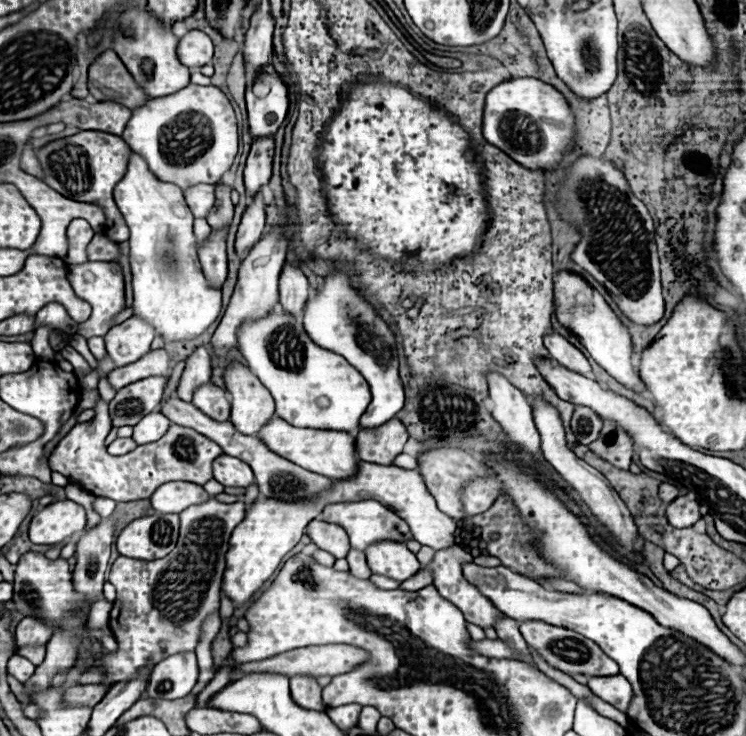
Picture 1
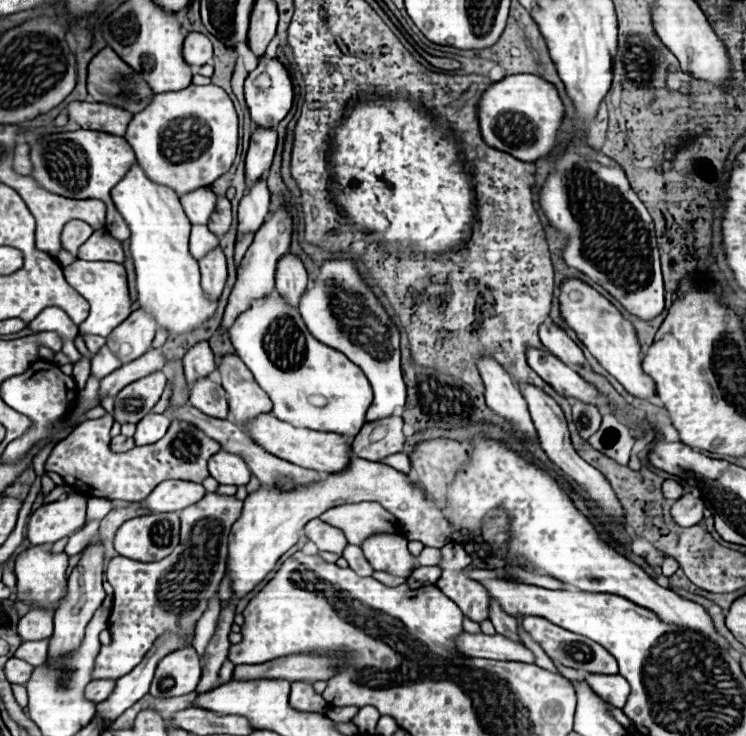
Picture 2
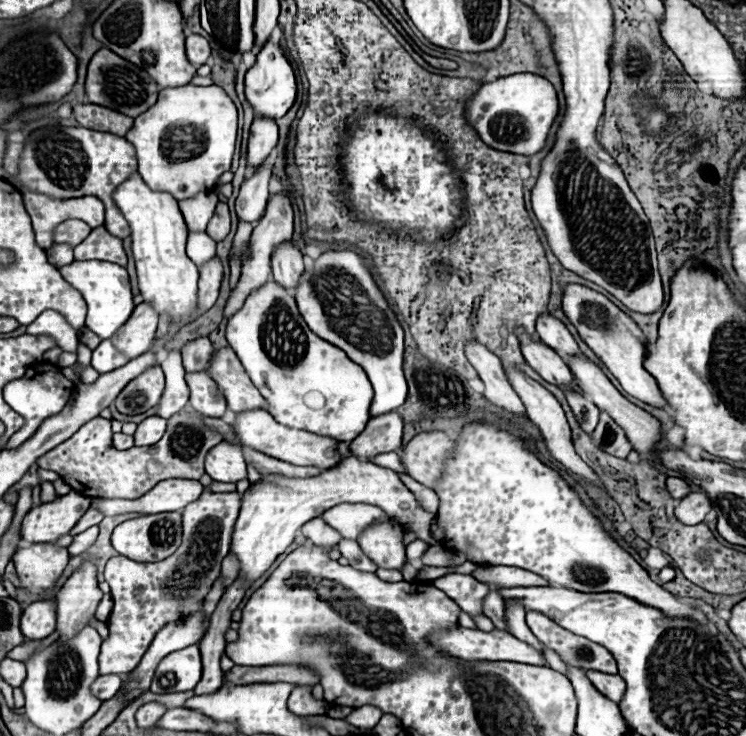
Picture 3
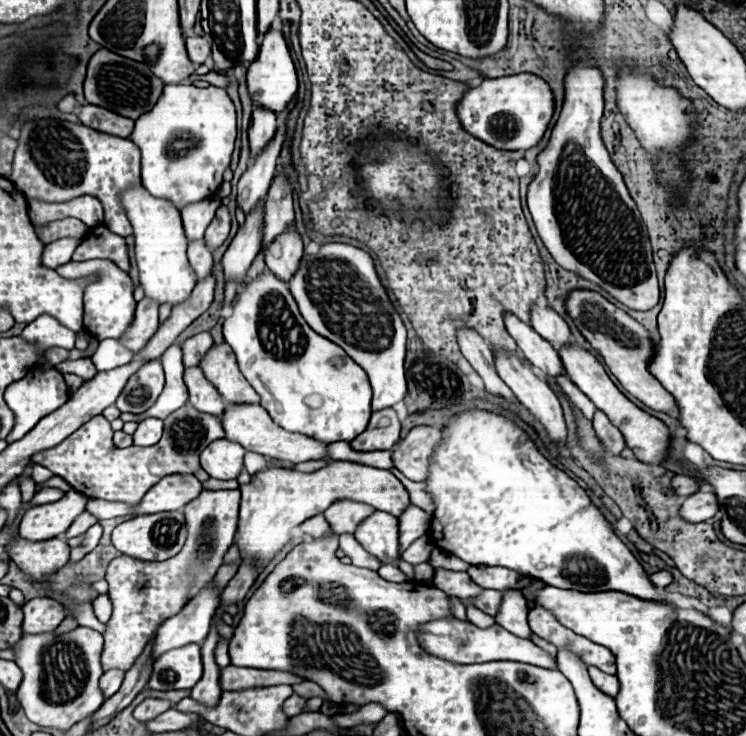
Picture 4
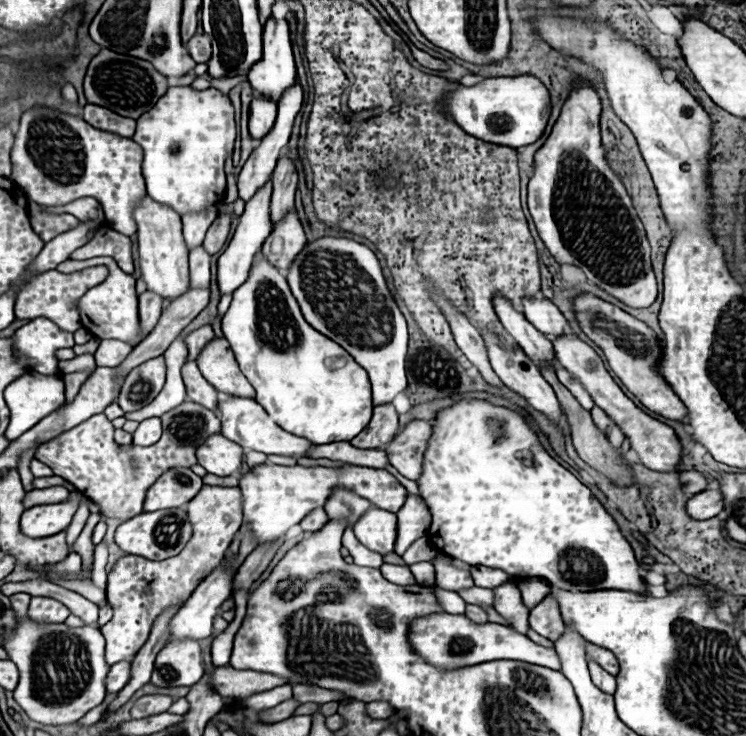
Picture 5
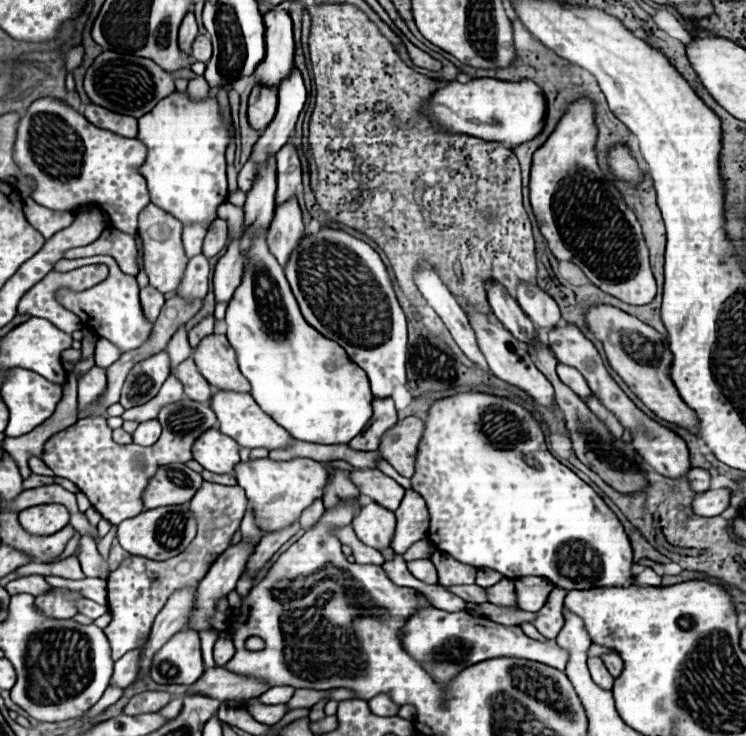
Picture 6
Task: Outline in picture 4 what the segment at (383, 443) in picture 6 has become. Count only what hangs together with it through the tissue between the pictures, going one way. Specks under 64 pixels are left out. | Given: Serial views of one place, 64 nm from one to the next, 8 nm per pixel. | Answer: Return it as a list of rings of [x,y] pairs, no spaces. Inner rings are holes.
[[[414,426],[406,438],[392,448],[394,466],[410,480],[424,482],[428,476],[430,456],[440,442],[442,432],[436,426]]]

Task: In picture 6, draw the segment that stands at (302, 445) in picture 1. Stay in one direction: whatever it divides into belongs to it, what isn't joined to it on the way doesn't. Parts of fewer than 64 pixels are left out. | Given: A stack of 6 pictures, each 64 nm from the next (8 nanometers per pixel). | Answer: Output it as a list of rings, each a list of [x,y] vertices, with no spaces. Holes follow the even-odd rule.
[[[216,390],[212,394],[210,408],[214,410],[214,414],[218,418],[220,432],[234,438],[240,446],[276,450],[276,448],[286,448],[292,440],[286,430],[282,430],[278,424],[274,424],[274,420],[270,420],[270,416],[266,416],[266,412],[262,412],[258,408],[258,404],[254,404],[254,398],[250,394],[234,392],[234,390]]]

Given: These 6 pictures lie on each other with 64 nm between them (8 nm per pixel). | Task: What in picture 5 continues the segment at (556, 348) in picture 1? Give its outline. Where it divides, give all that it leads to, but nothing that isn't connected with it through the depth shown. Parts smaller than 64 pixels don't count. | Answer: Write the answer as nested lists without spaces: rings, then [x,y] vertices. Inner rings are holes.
[[[540,294],[526,296],[526,298],[522,298],[522,306],[524,306],[524,316],[542,334],[548,334],[550,340],[554,340],[554,336],[560,336],[566,332],[566,318],[548,298],[544,298]]]

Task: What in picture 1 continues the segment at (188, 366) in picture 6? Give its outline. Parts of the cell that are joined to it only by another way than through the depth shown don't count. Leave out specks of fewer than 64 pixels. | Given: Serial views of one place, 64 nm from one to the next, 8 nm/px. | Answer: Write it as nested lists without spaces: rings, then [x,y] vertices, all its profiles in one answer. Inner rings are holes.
[[[206,382],[194,390],[192,404],[218,422],[226,422],[230,416],[230,402],[226,400],[226,392],[212,382]]]

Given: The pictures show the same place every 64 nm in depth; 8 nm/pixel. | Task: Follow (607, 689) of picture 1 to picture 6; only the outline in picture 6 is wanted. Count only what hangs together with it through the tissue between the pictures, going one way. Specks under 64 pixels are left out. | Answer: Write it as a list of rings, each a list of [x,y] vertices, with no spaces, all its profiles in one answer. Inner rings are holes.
[[[588,658],[588,668],[590,668],[590,674],[592,674],[592,680],[594,680],[598,686],[612,690],[614,678],[608,674],[608,670],[606,670],[606,666],[604,666],[602,660],[598,660],[598,658]]]

